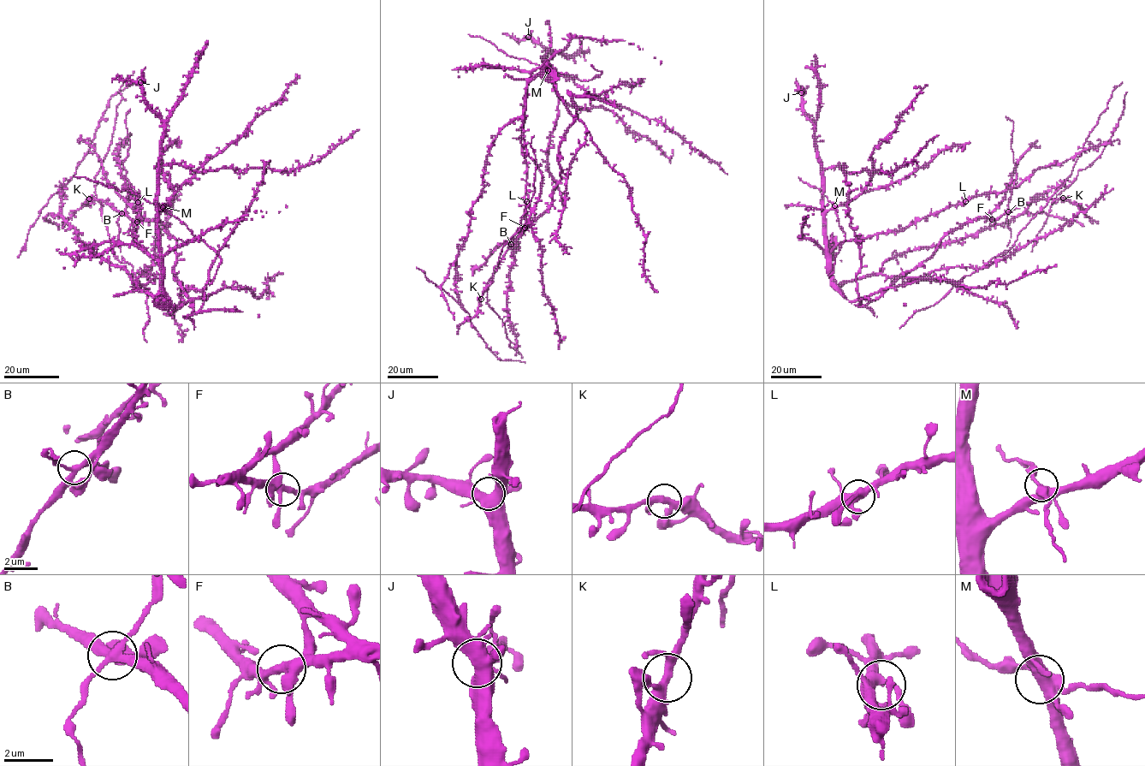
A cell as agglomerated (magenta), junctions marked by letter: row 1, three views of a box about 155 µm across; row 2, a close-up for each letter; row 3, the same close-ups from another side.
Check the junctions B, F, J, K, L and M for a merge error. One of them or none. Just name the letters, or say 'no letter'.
no letter

